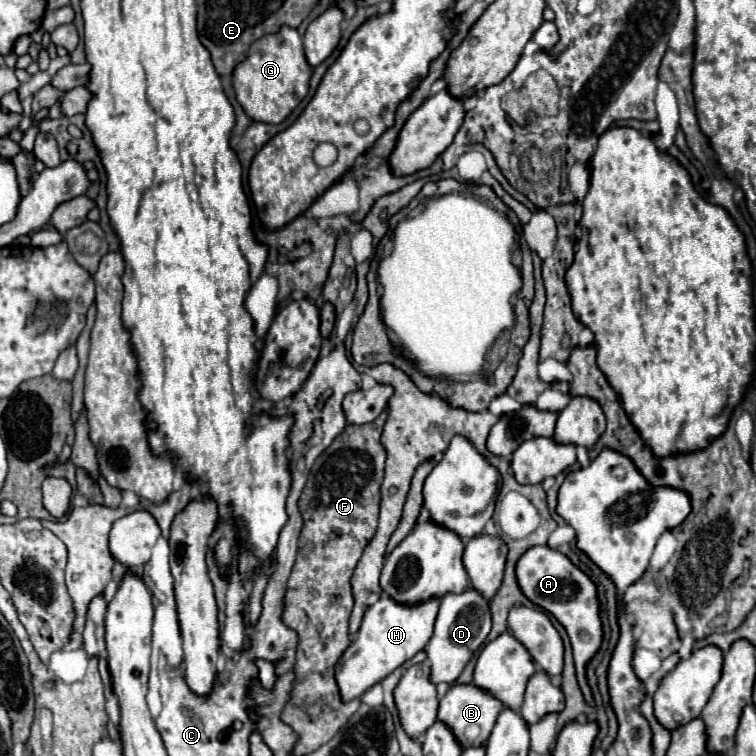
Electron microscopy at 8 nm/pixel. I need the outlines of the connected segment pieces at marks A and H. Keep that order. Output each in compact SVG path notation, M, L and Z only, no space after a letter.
M534 546L530 548L530 552L526 552L526 556L522 556L522 560L518 560L518 584L522 584L522 592L526 592L526 596L534 604L554 614L556 620L566 628L572 642L579 686L586 703L594 706L592 690L586 678L586 666L596 656L604 640L602 618L600 618L600 598L598 598L596 584L590 580L590 576L586 576L580 568L576 568L566 554L550 546Z
M382 596L376 604L372 604L364 614L358 638L348 646L338 662L336 680L342 692L342 700L358 698L372 684L384 680L392 670L424 650L432 636L438 608L440 598L430 598L418 604L400 604L390 596Z

